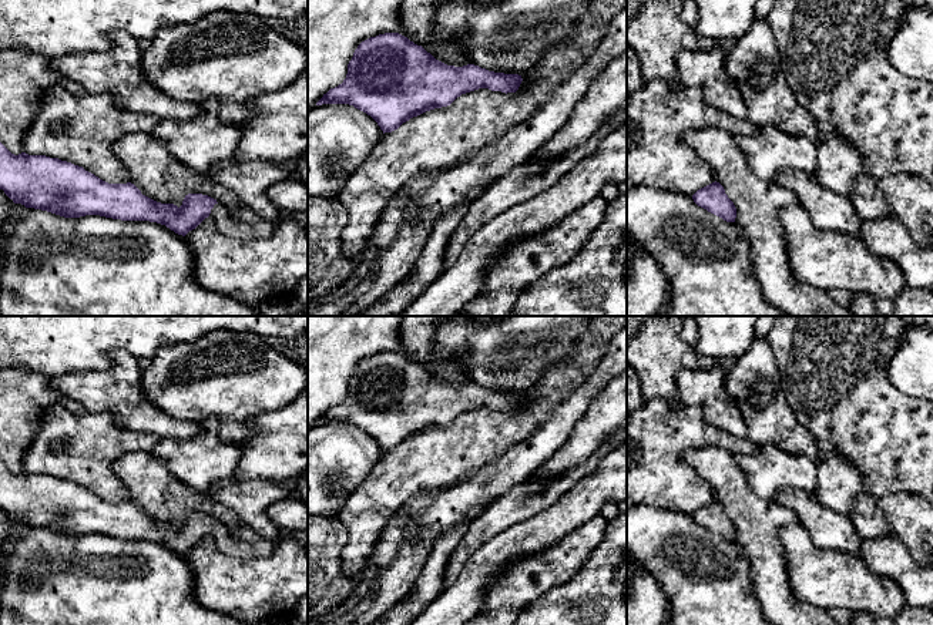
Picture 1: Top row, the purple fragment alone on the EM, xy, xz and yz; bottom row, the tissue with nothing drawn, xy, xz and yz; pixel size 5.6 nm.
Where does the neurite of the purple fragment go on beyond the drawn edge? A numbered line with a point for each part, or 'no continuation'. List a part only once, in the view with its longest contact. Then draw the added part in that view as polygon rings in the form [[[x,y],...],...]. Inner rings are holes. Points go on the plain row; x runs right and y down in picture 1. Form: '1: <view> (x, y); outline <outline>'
1: xy (244, 543); outline [[[219,521],[214,524],[209,532],[221,552],[242,560],[271,555],[276,550],[279,541],[288,534],[292,534],[308,552],[306,532],[289,532],[281,530],[279,538],[266,540],[245,524],[241,524],[238,530],[231,530]]]

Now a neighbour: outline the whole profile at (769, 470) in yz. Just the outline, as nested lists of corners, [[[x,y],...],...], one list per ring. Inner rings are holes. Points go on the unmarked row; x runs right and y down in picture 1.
[[[765,443],[759,451],[735,454],[751,490],[761,498],[775,498],[778,491],[793,487],[815,494],[818,487],[818,463],[805,456],[795,456]]]

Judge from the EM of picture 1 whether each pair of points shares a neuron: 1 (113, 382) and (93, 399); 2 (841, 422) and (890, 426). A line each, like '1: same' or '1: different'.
1: same
2: same

